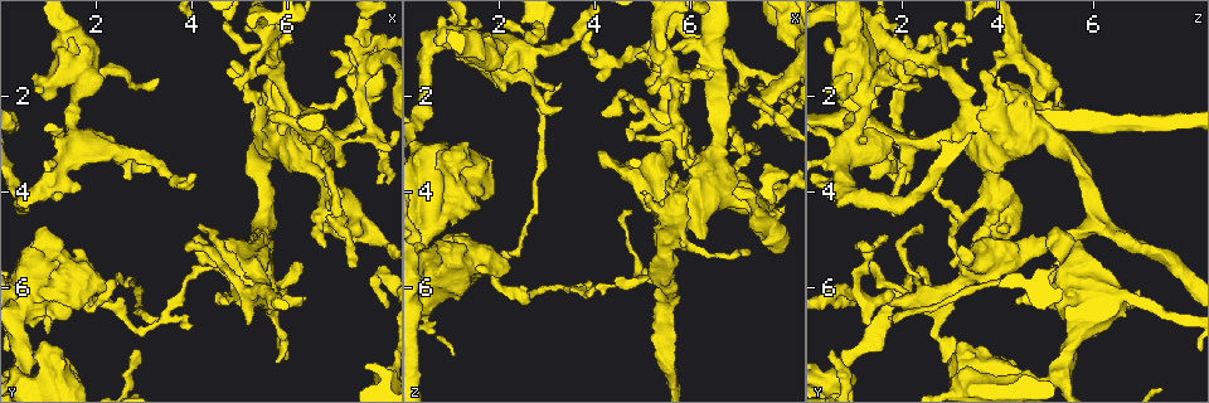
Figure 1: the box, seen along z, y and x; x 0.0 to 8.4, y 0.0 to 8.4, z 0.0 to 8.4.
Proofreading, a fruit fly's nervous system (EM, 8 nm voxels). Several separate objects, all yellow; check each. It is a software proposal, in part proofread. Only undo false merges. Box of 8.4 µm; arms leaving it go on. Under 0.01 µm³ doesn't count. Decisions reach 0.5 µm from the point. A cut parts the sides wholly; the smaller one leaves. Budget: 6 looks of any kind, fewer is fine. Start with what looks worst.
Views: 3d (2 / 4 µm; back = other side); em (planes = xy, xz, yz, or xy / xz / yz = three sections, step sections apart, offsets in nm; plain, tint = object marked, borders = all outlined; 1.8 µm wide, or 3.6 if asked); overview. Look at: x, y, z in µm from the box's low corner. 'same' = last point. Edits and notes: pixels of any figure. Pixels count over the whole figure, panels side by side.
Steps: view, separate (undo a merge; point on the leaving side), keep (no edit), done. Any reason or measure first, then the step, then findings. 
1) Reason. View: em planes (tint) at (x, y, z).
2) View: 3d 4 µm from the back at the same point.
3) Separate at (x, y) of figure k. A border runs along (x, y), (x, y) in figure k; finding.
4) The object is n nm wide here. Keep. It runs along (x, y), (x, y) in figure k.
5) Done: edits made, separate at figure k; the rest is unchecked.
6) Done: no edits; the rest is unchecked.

Sharp bend. View: 3d 2 µm from the back at (5.60, 0.80, 1.55).

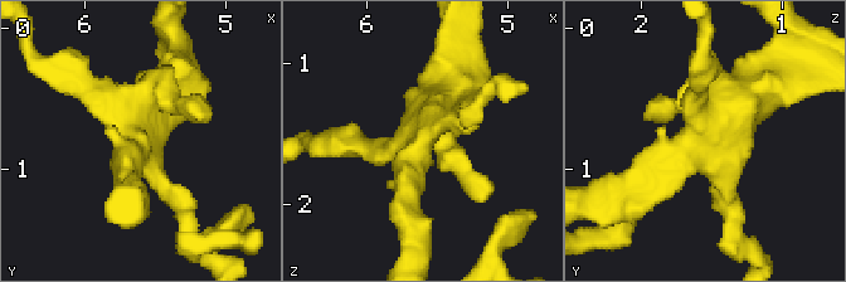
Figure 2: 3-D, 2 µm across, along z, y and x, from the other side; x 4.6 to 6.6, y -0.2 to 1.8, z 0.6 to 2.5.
View: em xz step 8 (tint) at (5.64, 0.78, 1.58).

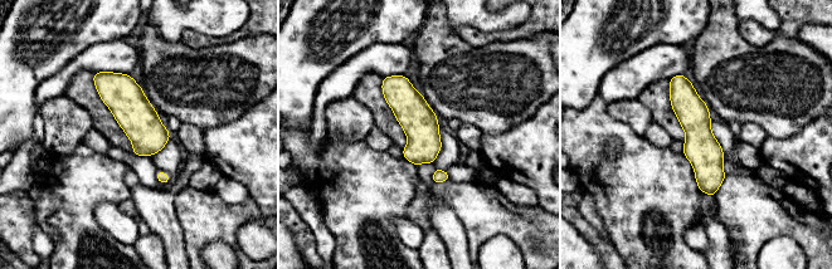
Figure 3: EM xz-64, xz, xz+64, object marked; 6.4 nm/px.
View: em planes (tint) at the same point.

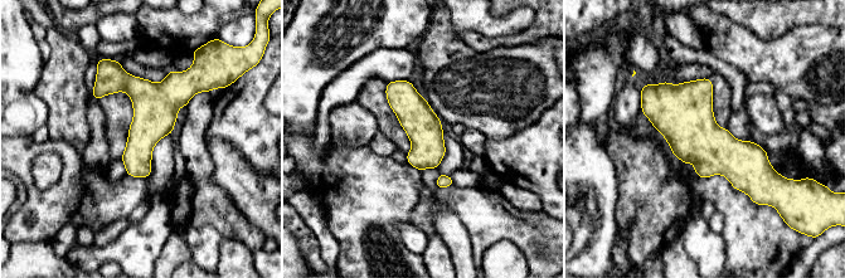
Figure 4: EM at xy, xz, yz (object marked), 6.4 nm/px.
Keep. It runs along (391, 84), (423, 127), (435, 165) in figure 4; one neuron here.

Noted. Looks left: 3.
View: em xy step 16 (tint) at (5.65, 2.35, 4.20).

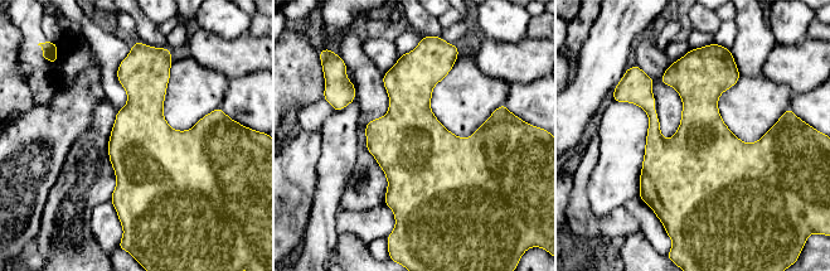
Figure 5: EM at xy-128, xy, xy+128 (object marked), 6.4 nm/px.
View: em planes (tint) at the same point.

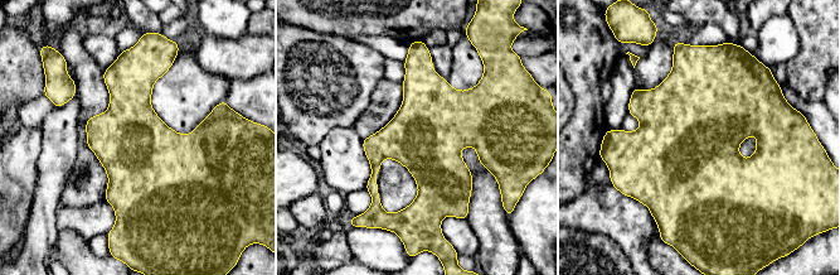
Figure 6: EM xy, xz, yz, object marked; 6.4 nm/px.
The object is 500 nm wide here. Keep. All the same neuron.

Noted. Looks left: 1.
Done: no edits; the rest is unchecked.

